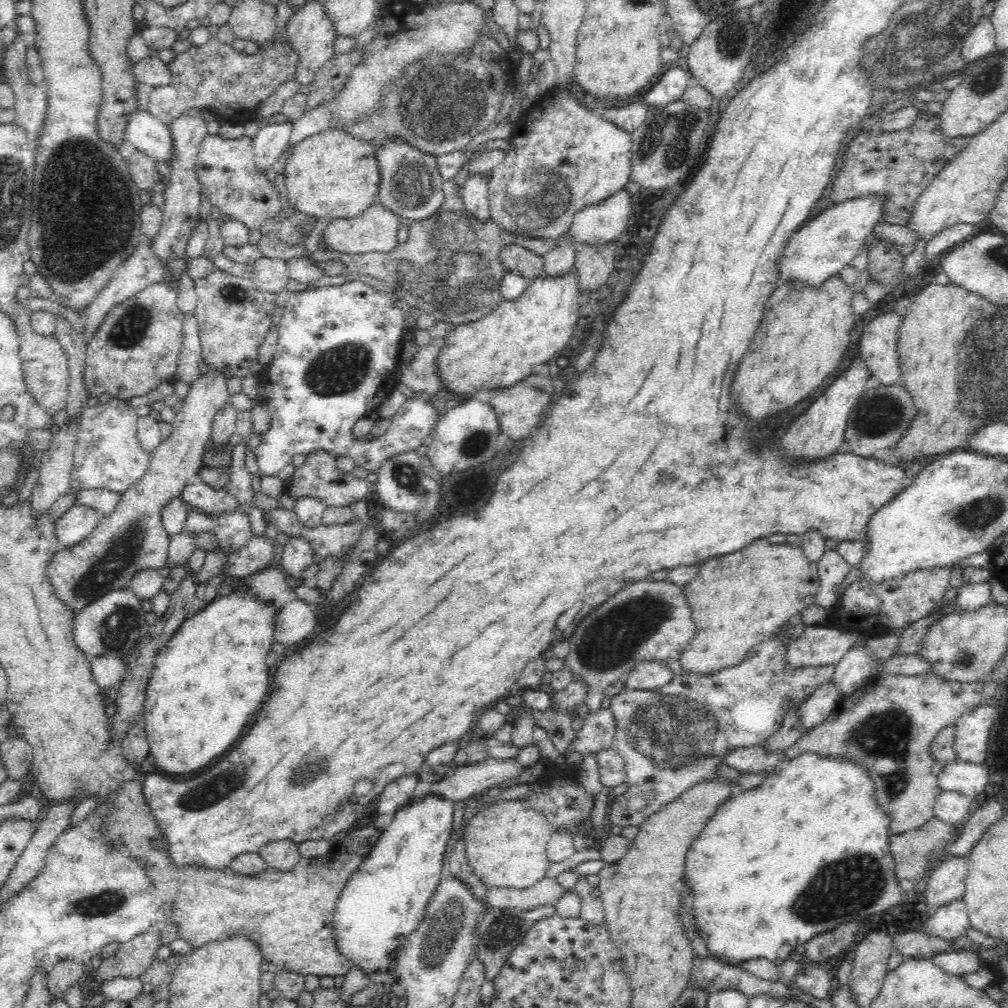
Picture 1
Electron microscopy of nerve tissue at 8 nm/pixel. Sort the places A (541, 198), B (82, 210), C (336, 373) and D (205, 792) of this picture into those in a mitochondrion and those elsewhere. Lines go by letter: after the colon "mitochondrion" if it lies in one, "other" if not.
A: mitochondrion
B: mitochondrion
C: mitochondrion
D: mitochondrion

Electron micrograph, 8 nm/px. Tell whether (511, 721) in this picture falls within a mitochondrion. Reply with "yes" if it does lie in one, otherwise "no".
no

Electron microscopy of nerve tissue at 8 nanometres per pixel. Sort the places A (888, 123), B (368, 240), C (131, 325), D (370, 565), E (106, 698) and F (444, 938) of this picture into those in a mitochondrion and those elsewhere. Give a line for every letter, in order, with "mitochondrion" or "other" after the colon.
A: other
B: other
C: mitochondrion
D: other
E: other
F: mitochondrion

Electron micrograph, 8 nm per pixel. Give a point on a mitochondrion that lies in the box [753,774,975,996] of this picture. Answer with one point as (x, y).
(854, 887)

